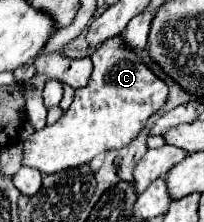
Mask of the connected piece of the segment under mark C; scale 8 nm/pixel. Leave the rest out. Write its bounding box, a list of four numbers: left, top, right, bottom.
[23,33,167,173]

